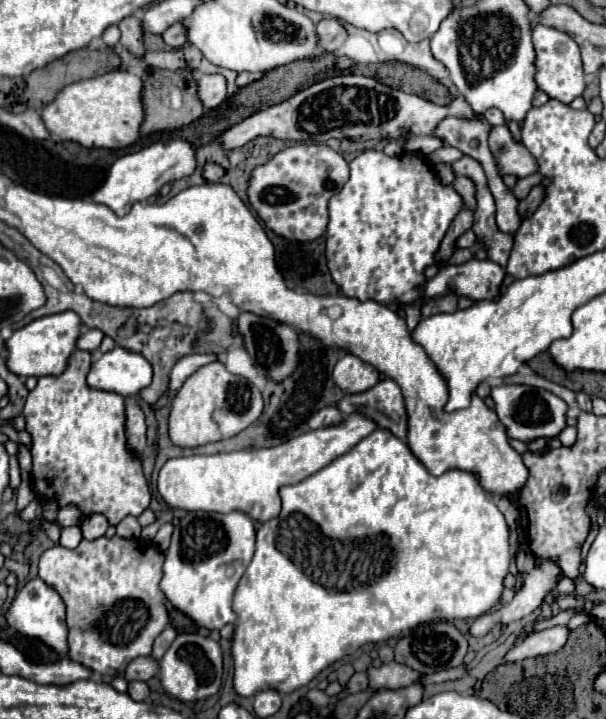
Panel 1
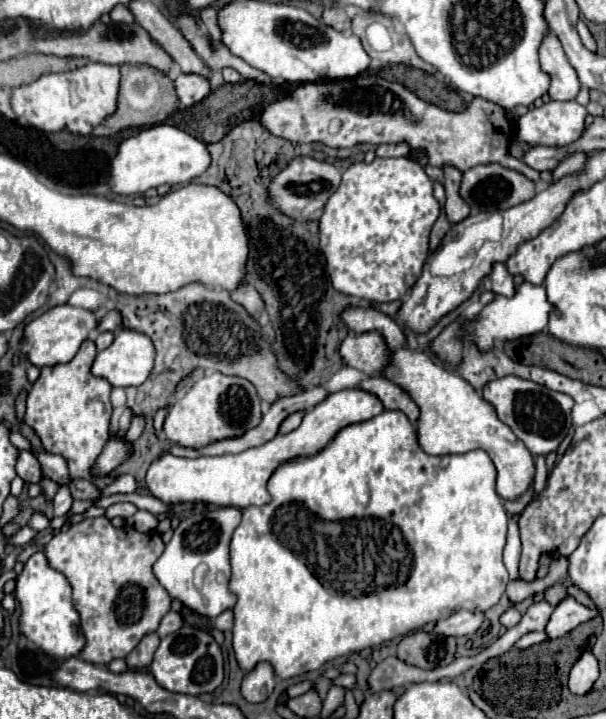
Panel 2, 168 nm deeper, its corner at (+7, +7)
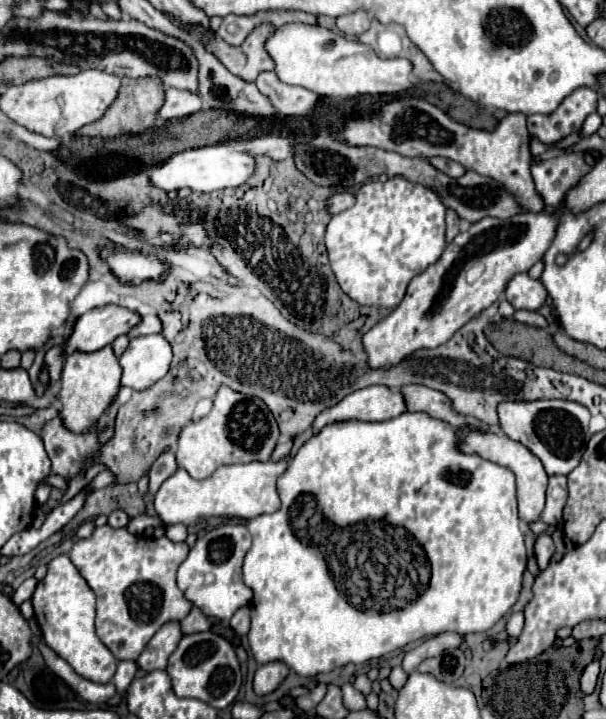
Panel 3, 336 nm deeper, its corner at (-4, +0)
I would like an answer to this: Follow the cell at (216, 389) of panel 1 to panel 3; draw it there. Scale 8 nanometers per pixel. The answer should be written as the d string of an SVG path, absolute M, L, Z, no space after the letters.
M221 387L213 409L201 421L189 423L179 435L177 465L193 479L205 479L221 465L269 461L279 439L279 427L267 405L257 397L247 397L229 387Z

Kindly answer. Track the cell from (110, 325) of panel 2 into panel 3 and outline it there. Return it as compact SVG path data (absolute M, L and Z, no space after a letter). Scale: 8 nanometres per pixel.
M151 309L151 315L143 315L143 317L141 317L141 323L129 331L129 337L159 333L161 329L163 329L163 323L159 323L159 315Z

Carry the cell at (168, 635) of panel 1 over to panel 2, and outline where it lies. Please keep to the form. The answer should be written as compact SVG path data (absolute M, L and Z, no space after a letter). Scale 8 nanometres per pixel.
M170 610L170 614L166 614L166 616L162 618L156 634L158 634L158 638L164 638L164 636L172 634L174 630L178 630L182 624L184 624L184 622L182 622L182 616L180 616L178 612L172 612L172 610Z

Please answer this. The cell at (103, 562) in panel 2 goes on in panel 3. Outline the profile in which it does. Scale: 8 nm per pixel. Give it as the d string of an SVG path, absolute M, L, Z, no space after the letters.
M109 525L97 527L89 539L79 539L73 545L69 557L97 595L97 623L95 623L97 635L117 659L135 661L143 651L143 647L147 645L147 641L155 635L155 631L161 625L165 625L167 621L181 621L191 611L193 603L185 599L183 591L179 591L175 583L177 569L187 557L187 551L189 551L187 543L173 543L167 537L155 539L155 537L131 535L127 529L113 529Z

